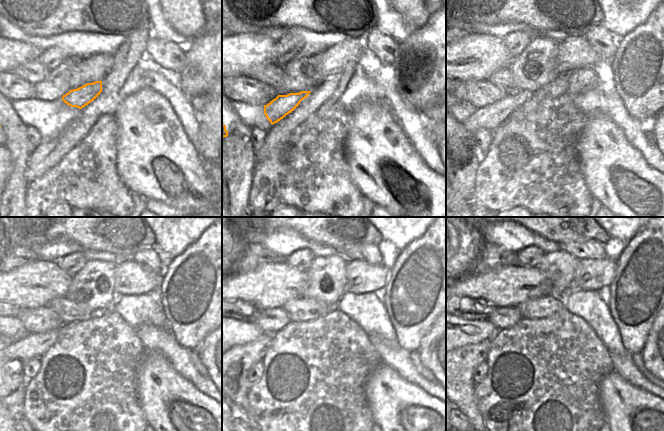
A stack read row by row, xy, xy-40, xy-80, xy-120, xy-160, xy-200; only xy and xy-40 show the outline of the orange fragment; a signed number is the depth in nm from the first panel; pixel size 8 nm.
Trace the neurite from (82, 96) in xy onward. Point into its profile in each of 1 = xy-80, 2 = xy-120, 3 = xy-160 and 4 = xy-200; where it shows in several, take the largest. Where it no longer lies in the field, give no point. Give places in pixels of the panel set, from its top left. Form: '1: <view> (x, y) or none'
1: xy-80 (491, 117)
2: xy-120 (34, 345)
3: xy-160 (242, 357)
4: xy-200 (466, 359)

